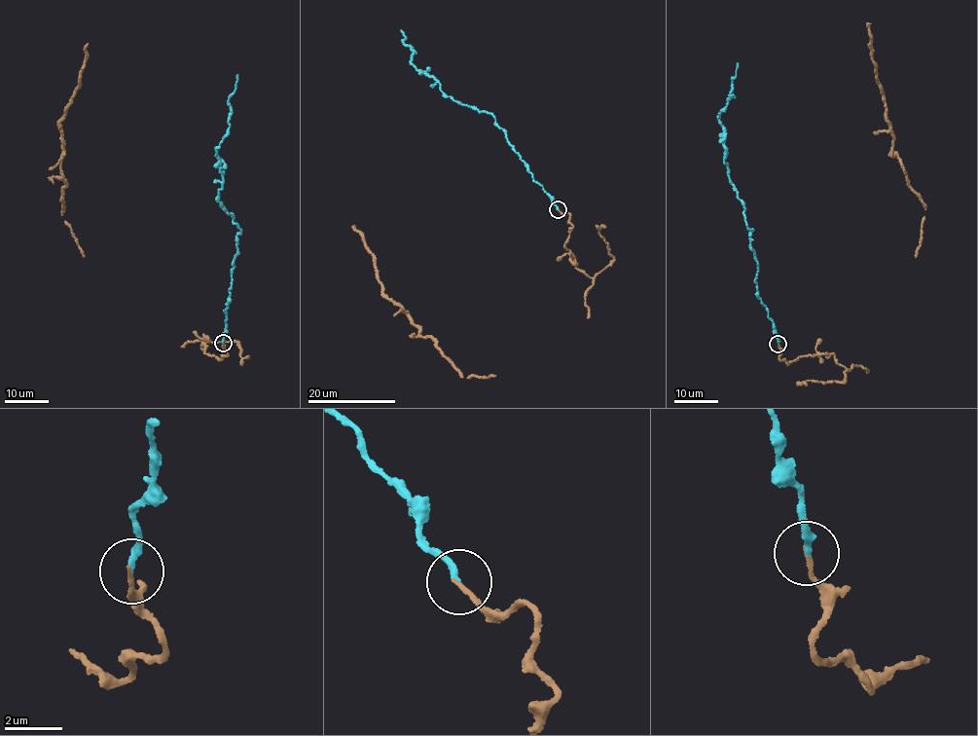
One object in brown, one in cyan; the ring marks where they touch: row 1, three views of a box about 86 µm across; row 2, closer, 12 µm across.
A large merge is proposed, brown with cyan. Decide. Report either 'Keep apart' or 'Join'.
Keep apart

